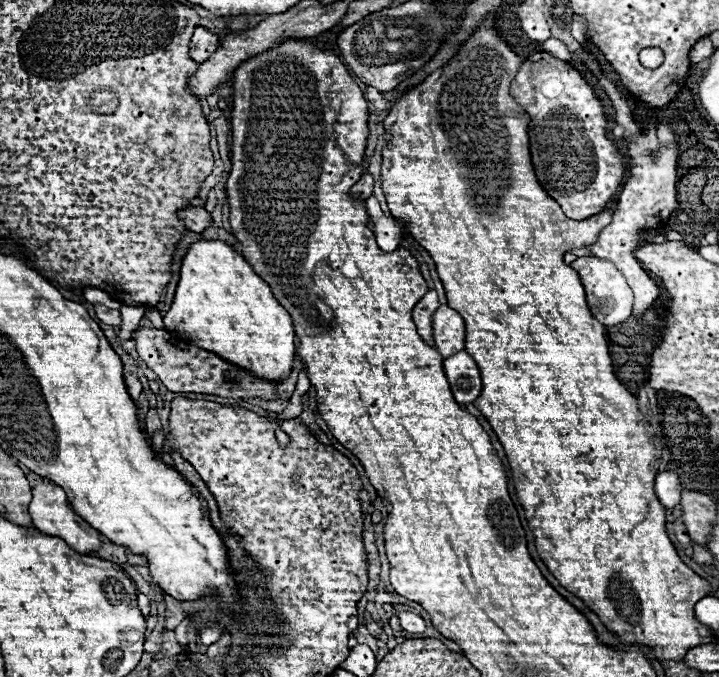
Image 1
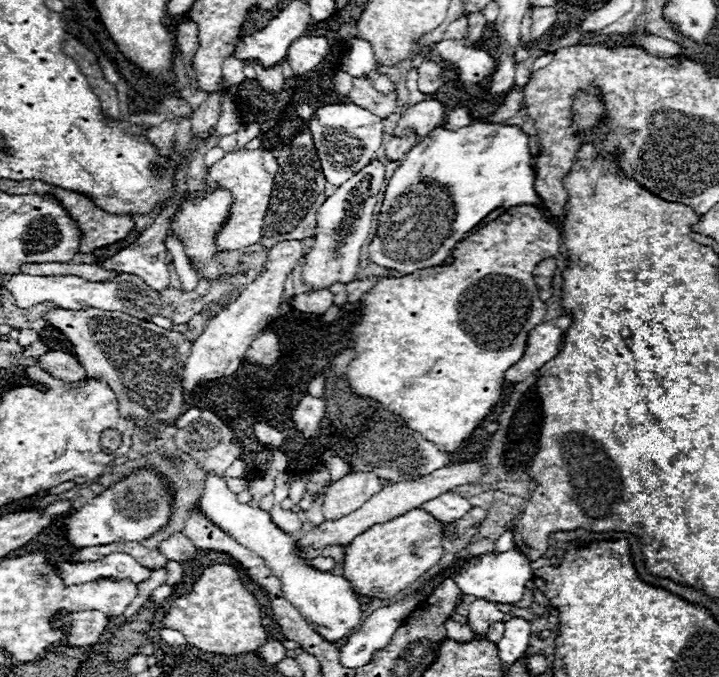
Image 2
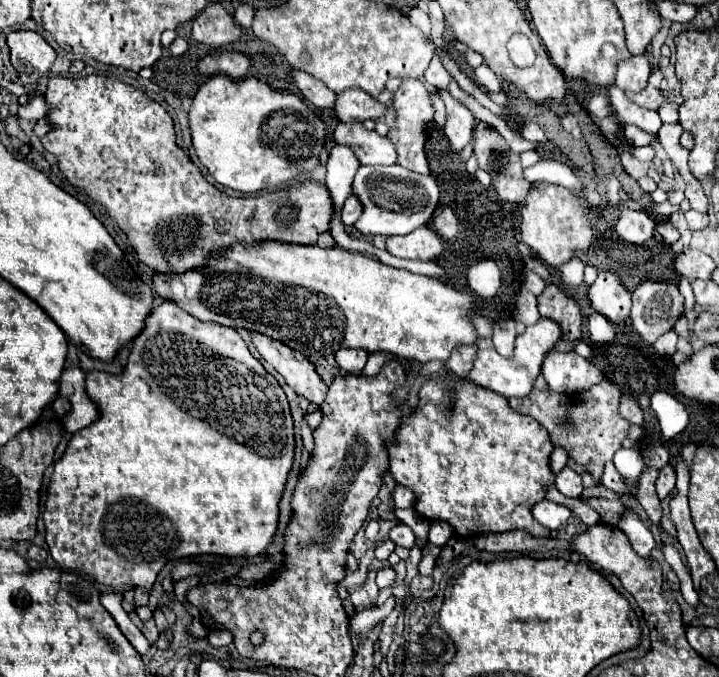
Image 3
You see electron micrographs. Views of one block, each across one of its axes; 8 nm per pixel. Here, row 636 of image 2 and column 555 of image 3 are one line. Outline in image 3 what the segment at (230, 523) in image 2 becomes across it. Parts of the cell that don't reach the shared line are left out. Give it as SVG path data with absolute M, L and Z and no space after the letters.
M540 320L540 324L528 326L524 330L524 334L518 334L516 344L514 344L514 356L512 358L504 358L500 356L494 348L486 348L486 350L478 350L476 358L474 358L474 366L468 372L468 376L464 376L466 380L474 382L476 386L500 392L504 398L514 398L514 396L526 396L530 394L534 380L540 374L540 366L544 360L544 354L554 348L558 342L562 340L562 332L558 332L558 326L552 324L550 320Z

